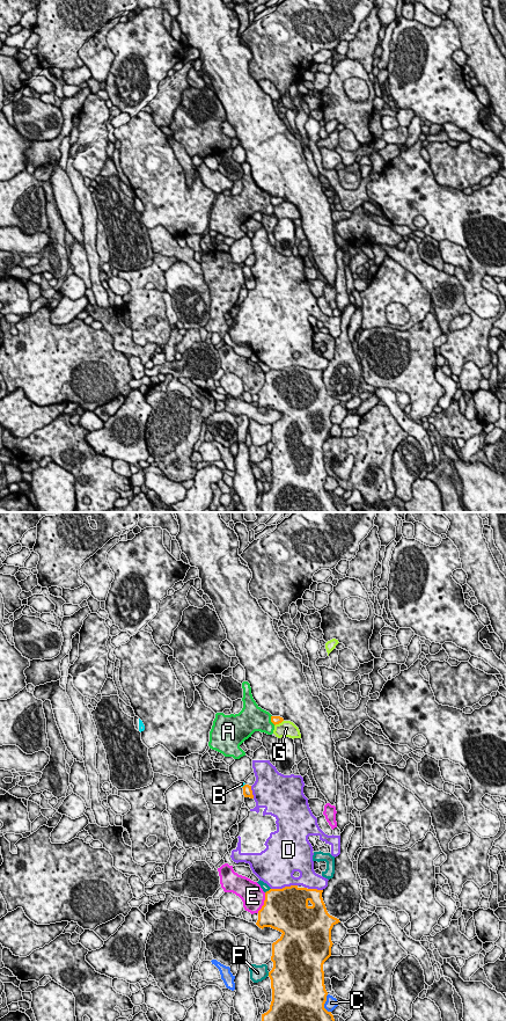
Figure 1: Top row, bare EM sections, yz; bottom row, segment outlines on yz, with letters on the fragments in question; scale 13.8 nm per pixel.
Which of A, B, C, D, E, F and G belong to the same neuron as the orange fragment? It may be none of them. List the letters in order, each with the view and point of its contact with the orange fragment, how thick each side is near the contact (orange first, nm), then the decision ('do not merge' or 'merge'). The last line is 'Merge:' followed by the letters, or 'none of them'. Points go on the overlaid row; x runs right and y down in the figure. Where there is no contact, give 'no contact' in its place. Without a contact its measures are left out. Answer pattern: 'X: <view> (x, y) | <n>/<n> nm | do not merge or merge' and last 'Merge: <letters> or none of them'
A: yz (271, 720) | 130/360 nm | do not merge
B: yz (243, 786) | 130/60 nm | do not merge
C: yz (324, 1003) | 500/170 nm | do not merge
D: yz (285, 887) | 500/460 nm | do not merge
E: yz (264, 903) | 500/320 nm | do not merge
F: yz (269, 890) | 440/100 nm | do not merge
G: yz (278, 723) | 130/220 nm | do not merge
Merge: none of them

